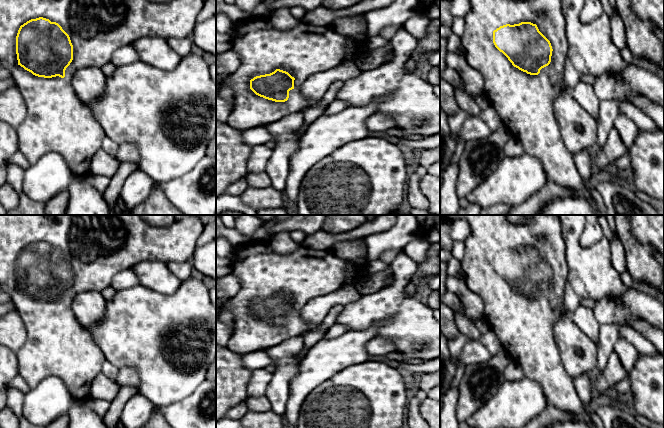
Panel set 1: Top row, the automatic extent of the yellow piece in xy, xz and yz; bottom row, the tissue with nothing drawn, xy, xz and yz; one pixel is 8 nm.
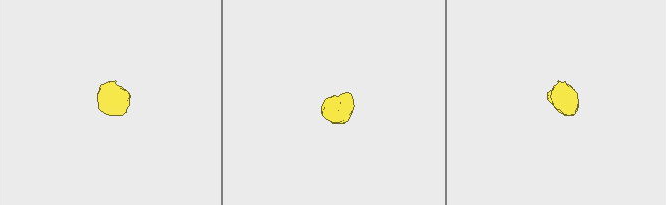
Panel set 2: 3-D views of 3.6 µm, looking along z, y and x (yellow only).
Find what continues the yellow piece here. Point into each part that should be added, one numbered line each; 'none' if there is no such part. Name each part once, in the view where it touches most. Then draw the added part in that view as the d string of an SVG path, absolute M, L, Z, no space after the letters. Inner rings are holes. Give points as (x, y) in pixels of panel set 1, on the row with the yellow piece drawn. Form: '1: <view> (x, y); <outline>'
1: xy (57, 120); M0 0L0 67L6 68L21 92L27 113L21 124L15 128L19 151L30 166L42 156L53 152L59 154L68 164L70 171L85 178L90 171L94 154L102 149L105 132L95 119L86 102L79 98L72 86L74 74L86 67L99 67L111 61L113 53L120 47L132 44L139 38L158 37L163 39L190 37L196 19L203 8L204 0L171 0L156 3L150 0ZM43 17L58 23L69 35L73 45L73 60L65 70L65 77L44 78L33 75L18 64L16 36L21 25L31 19Z

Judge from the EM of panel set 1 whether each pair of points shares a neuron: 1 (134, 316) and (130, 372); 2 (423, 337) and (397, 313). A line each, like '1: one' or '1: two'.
1: two
2: one

